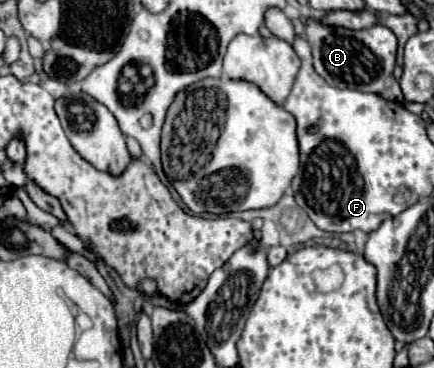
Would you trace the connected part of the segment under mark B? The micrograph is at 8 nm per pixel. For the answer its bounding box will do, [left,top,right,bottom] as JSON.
[306,19,400,99]

